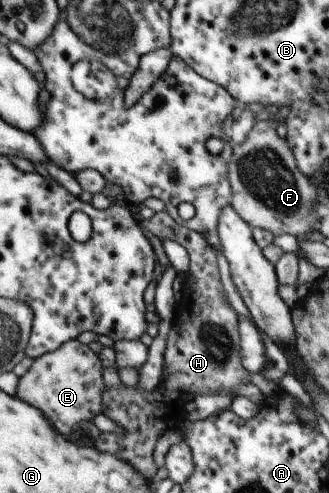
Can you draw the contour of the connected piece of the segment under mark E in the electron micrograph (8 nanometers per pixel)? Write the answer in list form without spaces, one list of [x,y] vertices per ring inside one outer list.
[[[69,340],[53,352],[36,357],[31,367],[20,376],[17,385],[17,397],[35,405],[35,409],[43,409],[51,421],[55,421],[55,429],[59,433],[67,433],[79,421],[92,421],[101,411],[101,391],[105,388],[102,380],[102,362],[94,353],[78,340]]]

